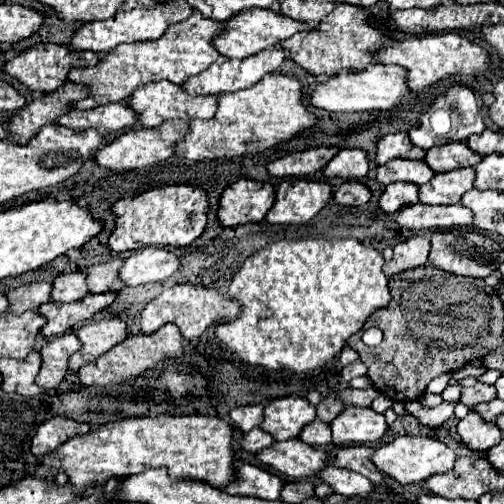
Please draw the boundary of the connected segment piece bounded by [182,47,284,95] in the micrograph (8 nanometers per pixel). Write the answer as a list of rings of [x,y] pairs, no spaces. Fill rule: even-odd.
[[[274,47],[248,59],[226,59],[222,65],[212,63],[206,71],[190,77],[182,87],[190,95],[220,95],[256,85],[264,75],[278,71],[284,63],[284,49]]]

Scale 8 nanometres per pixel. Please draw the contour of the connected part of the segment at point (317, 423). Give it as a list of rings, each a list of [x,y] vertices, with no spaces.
[[[314,419],[312,423],[308,423],[302,433],[300,433],[300,439],[312,447],[326,447],[332,443],[332,437],[330,437],[330,427],[326,423],[322,423],[320,419]]]

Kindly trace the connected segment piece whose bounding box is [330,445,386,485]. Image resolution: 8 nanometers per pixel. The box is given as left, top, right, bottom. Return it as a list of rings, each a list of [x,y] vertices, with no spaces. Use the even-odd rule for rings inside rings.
[[[352,445],[352,447],[342,447],[336,451],[330,451],[330,463],[342,469],[350,469],[356,473],[362,473],[364,477],[368,477],[372,483],[380,485],[386,481],[384,473],[380,469],[374,467],[372,459],[372,447],[366,445]]]

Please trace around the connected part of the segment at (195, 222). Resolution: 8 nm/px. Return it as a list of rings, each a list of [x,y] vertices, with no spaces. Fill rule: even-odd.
[[[168,185],[144,191],[132,199],[120,199],[112,205],[116,227],[108,239],[108,247],[114,253],[134,251],[148,245],[190,245],[206,227],[208,199],[206,193],[190,185]]]

